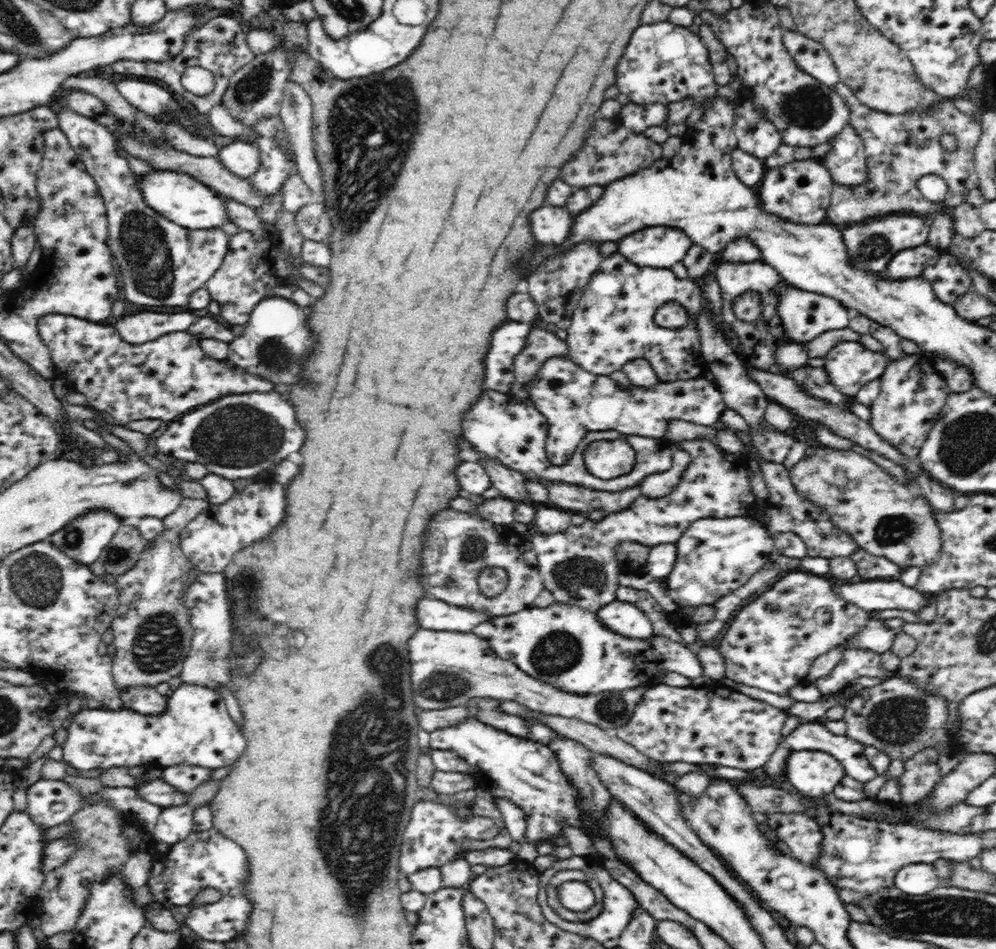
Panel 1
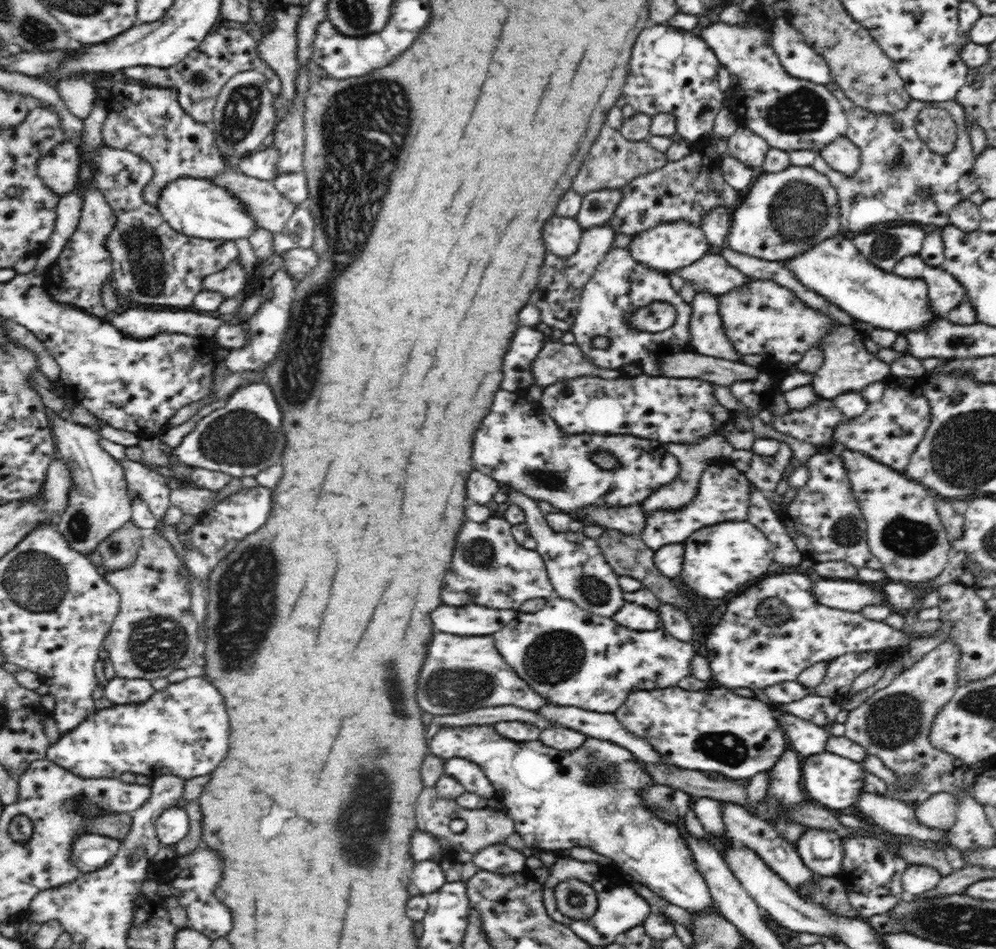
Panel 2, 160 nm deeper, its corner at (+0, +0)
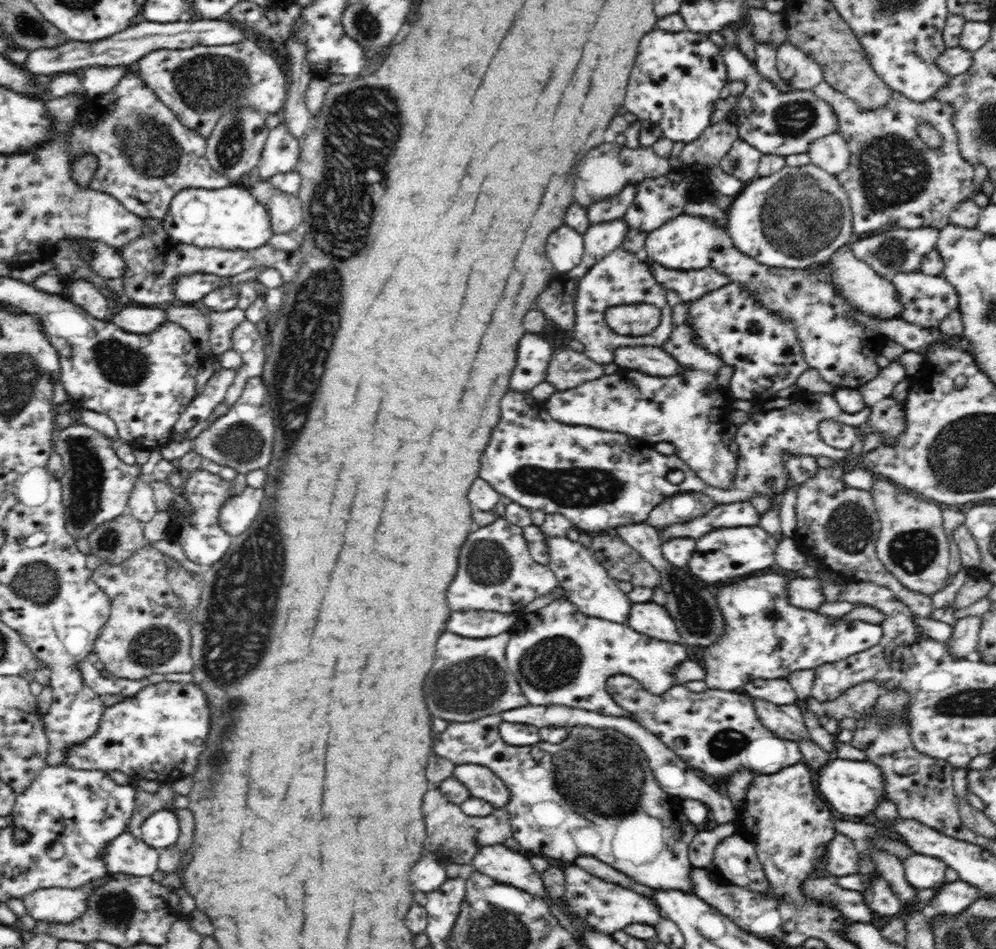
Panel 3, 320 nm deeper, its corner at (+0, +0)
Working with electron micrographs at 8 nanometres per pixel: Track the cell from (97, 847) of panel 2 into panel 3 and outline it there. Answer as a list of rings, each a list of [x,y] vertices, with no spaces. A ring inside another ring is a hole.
[[[128,832],[109,842],[103,852],[103,857],[110,875],[140,873],[141,876],[152,876],[159,869],[158,851],[148,846],[140,837]]]

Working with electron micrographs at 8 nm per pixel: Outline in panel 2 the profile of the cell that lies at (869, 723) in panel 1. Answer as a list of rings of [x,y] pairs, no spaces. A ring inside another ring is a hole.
[[[949,636],[934,650],[927,652],[890,685],[876,691],[864,704],[849,711],[845,737],[877,756],[886,769],[896,775],[893,798],[915,808],[938,793],[962,796],[963,778],[969,765],[930,745],[930,726],[934,714],[952,698],[958,682],[958,643]]]

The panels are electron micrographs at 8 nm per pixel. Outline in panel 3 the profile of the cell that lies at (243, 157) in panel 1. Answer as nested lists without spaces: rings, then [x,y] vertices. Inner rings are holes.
[[[281,120],[280,124],[268,132],[257,166],[259,175],[268,179],[274,174],[296,171],[300,151],[298,139],[290,134],[287,124]]]

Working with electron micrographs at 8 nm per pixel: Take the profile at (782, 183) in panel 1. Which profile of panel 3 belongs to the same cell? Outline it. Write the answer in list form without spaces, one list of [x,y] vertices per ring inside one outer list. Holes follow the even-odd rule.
[[[812,163],[799,167],[786,165],[770,176],[756,178],[744,185],[726,210],[726,226],[734,246],[760,264],[779,269],[807,269],[827,264],[838,249],[852,243],[855,235],[851,207],[842,206],[842,202],[848,202],[848,196],[836,176]]]

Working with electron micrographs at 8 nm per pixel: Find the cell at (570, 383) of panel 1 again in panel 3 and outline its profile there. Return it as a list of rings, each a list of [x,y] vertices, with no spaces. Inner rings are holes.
[[[684,324],[674,327],[660,348],[678,361],[678,365],[682,367],[678,374],[662,376],[644,374],[639,370],[618,369],[616,373],[583,382],[576,388],[557,390],[544,402],[545,409],[553,420],[568,426],[590,426],[594,429],[618,432],[630,436],[632,440],[648,442],[648,445],[669,442],[676,449],[674,454],[686,462],[704,483],[720,490],[732,490],[736,482],[738,458],[730,452],[723,438],[732,409],[729,406],[730,398],[716,381],[715,375],[717,370],[725,365],[724,361],[718,355],[712,355],[702,347],[694,345],[690,327]]]

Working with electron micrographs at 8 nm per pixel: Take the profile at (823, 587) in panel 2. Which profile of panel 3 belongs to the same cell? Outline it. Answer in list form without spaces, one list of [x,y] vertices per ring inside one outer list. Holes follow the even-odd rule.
[[[790,574],[786,577],[786,597],[792,606],[804,610],[816,610],[824,603],[820,581],[813,578]]]

